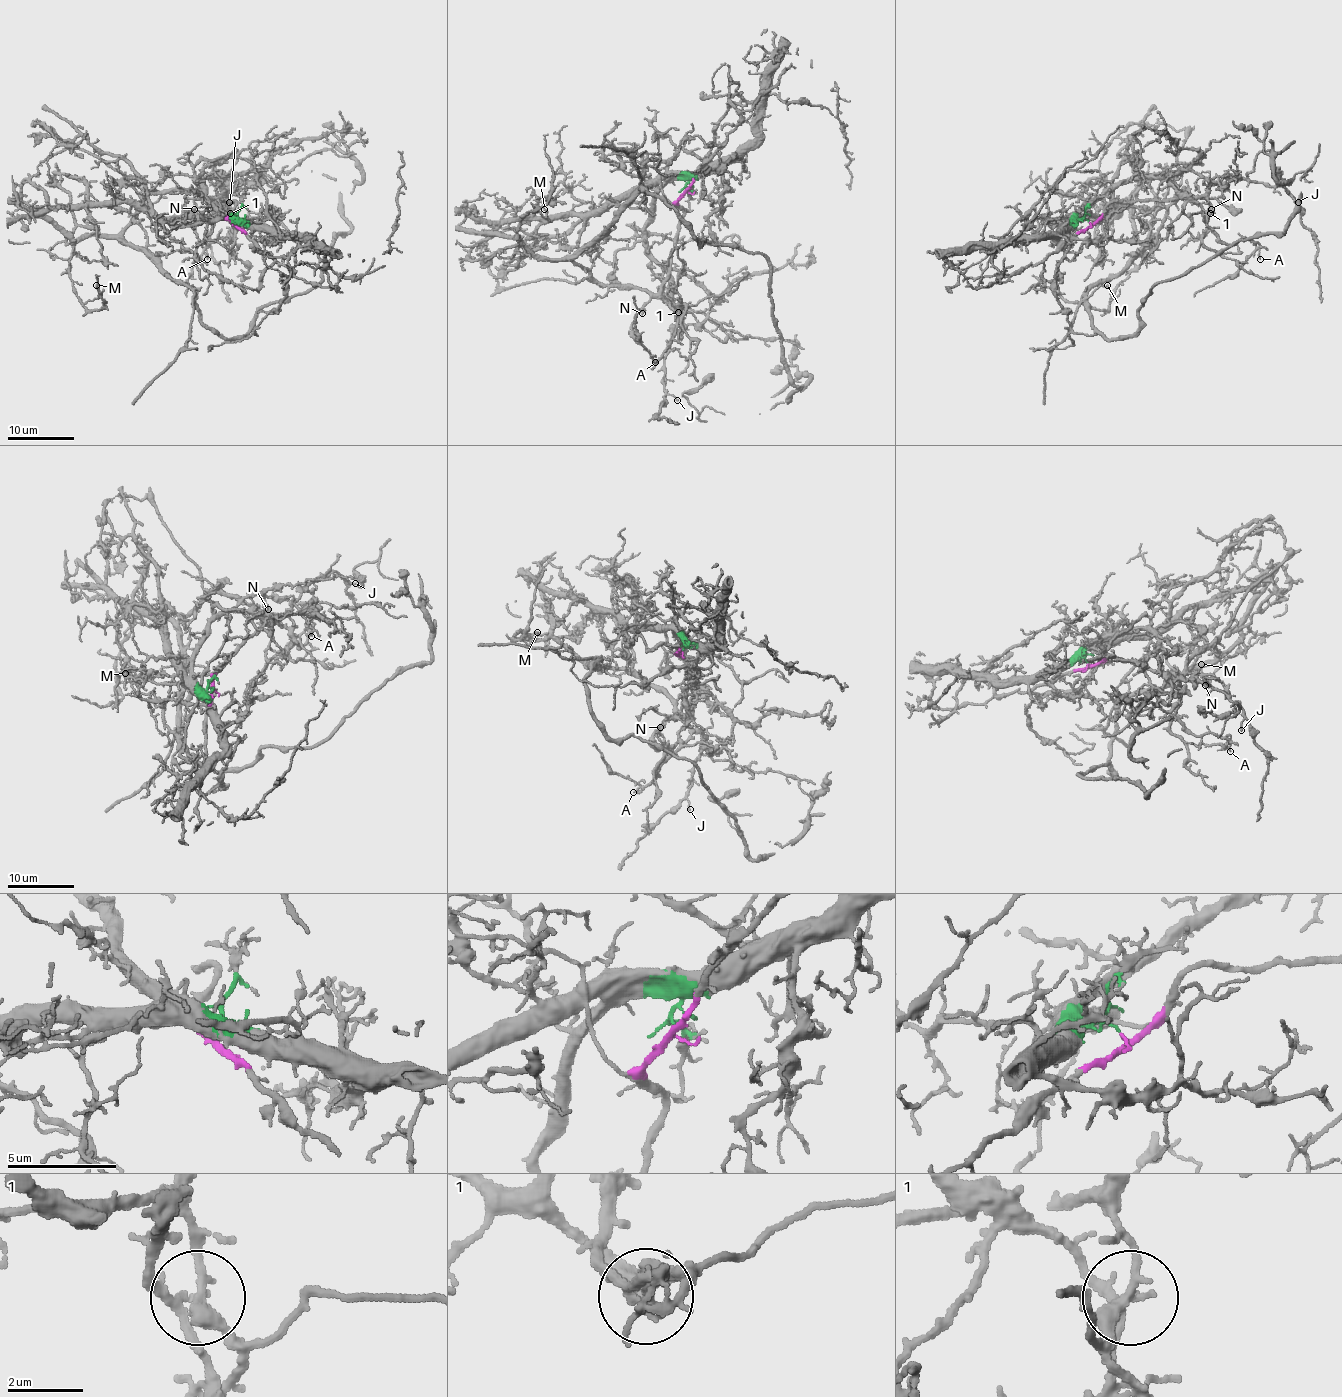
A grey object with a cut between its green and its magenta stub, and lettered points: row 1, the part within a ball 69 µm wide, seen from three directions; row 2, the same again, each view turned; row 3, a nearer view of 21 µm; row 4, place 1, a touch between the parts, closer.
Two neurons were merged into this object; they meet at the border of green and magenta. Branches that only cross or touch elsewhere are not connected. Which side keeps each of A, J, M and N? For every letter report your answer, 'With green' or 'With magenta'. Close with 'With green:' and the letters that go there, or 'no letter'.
A: With magenta
J: With magenta
M: With magenta
N: With magenta
With green: no letter

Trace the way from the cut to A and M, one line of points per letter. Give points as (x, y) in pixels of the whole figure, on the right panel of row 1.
A: (1088, 222), (1115, 201), (1203, 196), (1210, 204), (1208, 227), (1228, 244), (1245, 237), (1255, 241), (1260, 259)
M: (1088, 222), (1115, 201), (1192, 197), (1185, 191), (1168, 207), (1110, 303), (1107, 284)

